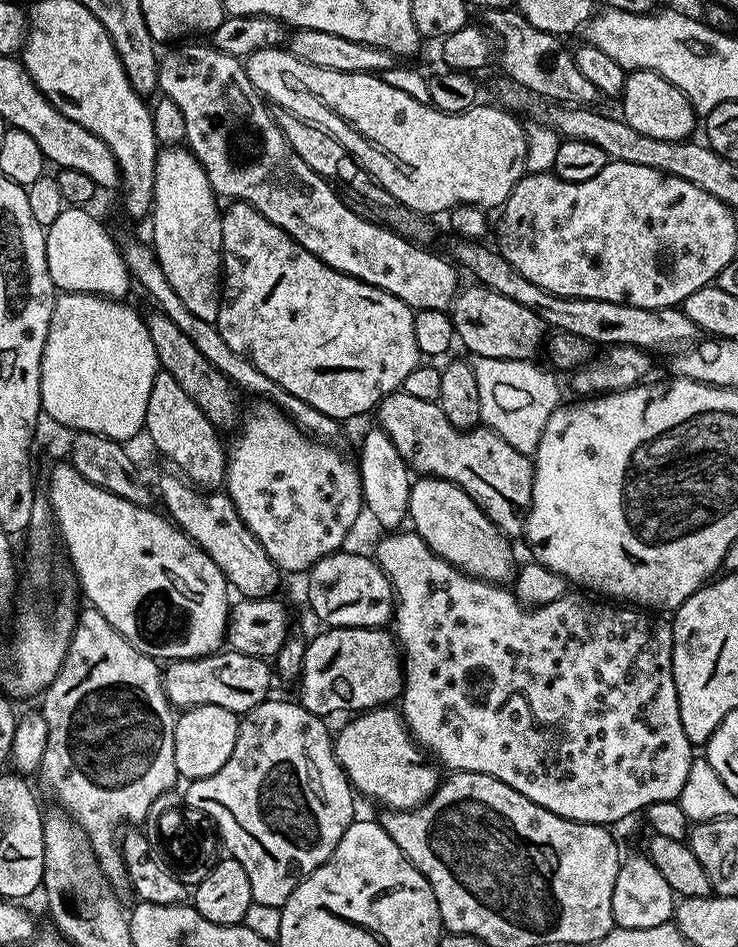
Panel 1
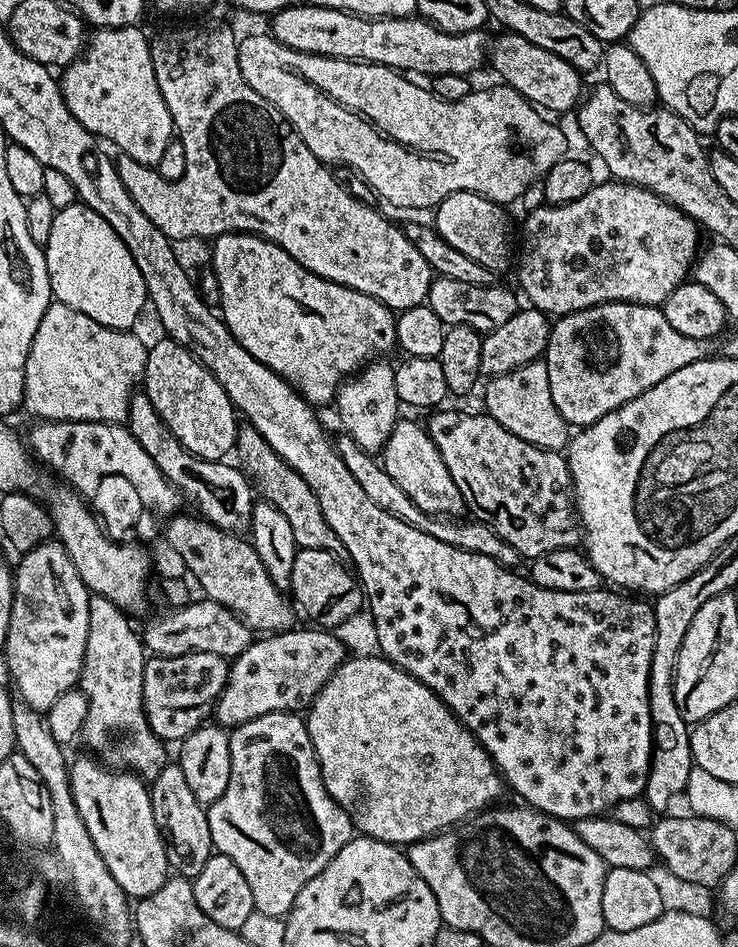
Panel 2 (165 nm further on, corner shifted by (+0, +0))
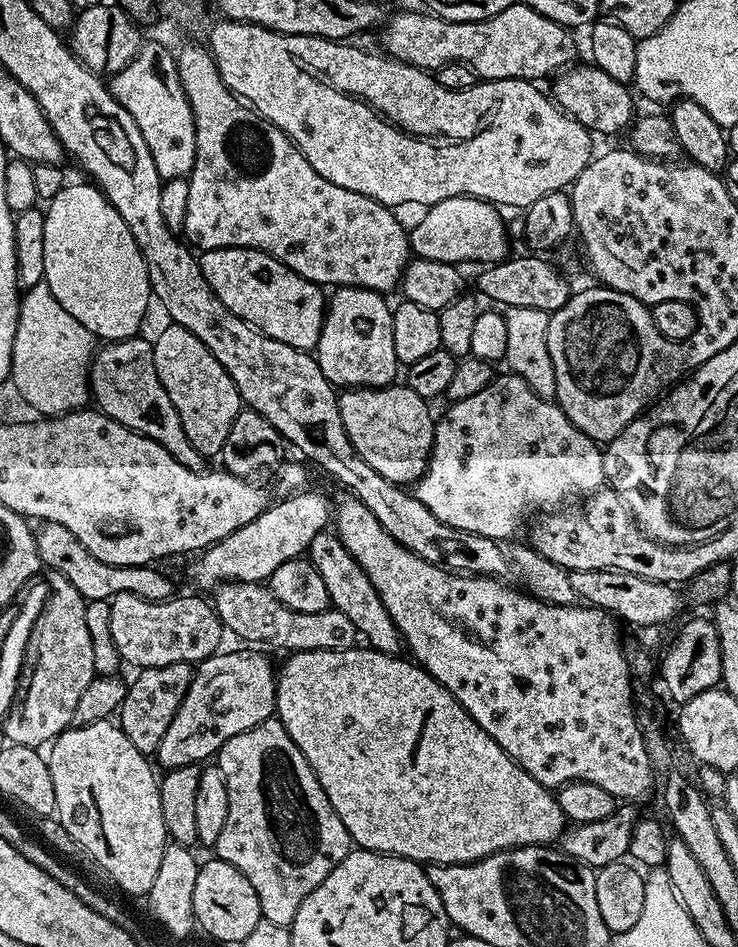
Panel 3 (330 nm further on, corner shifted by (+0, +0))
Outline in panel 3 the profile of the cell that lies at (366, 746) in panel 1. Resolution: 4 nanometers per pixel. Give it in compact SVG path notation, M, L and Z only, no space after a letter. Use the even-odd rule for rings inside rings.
M353 646L341 652L294 652L287 659L281 668L279 665L276 677L275 715L282 726L286 726L286 734L296 743L298 750L302 750L306 762L310 762L326 798L330 798L330 806L334 806L338 818L342 818L346 830L361 849L382 852L386 856L400 856L403 860L414 860L424 866L469 864L507 848L521 848L531 844L552 846L564 835L566 821L555 795L530 778L522 766L515 764L506 750L502 750L502 746L498 746L498 742L494 742L494 738L490 738L490 734L486 734L486 730L482 730L482 726L478 726L478 722L466 714L463 706L419 664L408 658L400 660L399 655L388 656L367 646Z

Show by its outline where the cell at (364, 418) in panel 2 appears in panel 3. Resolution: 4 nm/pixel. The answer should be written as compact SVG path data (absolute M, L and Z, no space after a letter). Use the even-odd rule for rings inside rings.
M337 287L326 304L324 325L314 349L322 374L334 386L387 388L398 369L394 354L393 309L381 293L365 288Z

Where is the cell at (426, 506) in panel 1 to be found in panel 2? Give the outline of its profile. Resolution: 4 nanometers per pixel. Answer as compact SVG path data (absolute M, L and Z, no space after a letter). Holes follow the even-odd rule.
M401 418L396 421L390 438L384 444L382 463L386 474L406 490L410 502L418 506L431 516L455 516L457 518L465 515L466 509L464 499L454 482L450 478L450 470L446 470L446 462L442 462L442 454L438 454L438 446L430 438L427 427L416 420Z

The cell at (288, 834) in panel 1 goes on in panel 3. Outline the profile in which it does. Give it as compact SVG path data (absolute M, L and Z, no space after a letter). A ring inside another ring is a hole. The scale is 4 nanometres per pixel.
M279 718L262 722L242 734L234 734L234 738L230 738L230 742L226 742L220 748L218 766L226 778L226 790L230 794L230 811L226 813L226 826L222 826L222 834L218 834L218 842L214 845L215 855L219 859L230 862L230 866L242 870L242 874L246 874L246 878L250 878L250 886L254 886L254 890L258 894L260 914L263 919L275 924L291 925L294 914L298 914L298 906L302 906L304 899L327 878L330 870L334 870L334 866L338 866L338 862L342 862L342 858L346 858L348 853L353 851L353 838L346 830L342 818L338 818L334 806L330 806L330 798L326 798L326 794L322 790L310 762L306 762L302 750L298 750L296 743L288 737L286 726L282 726Z

